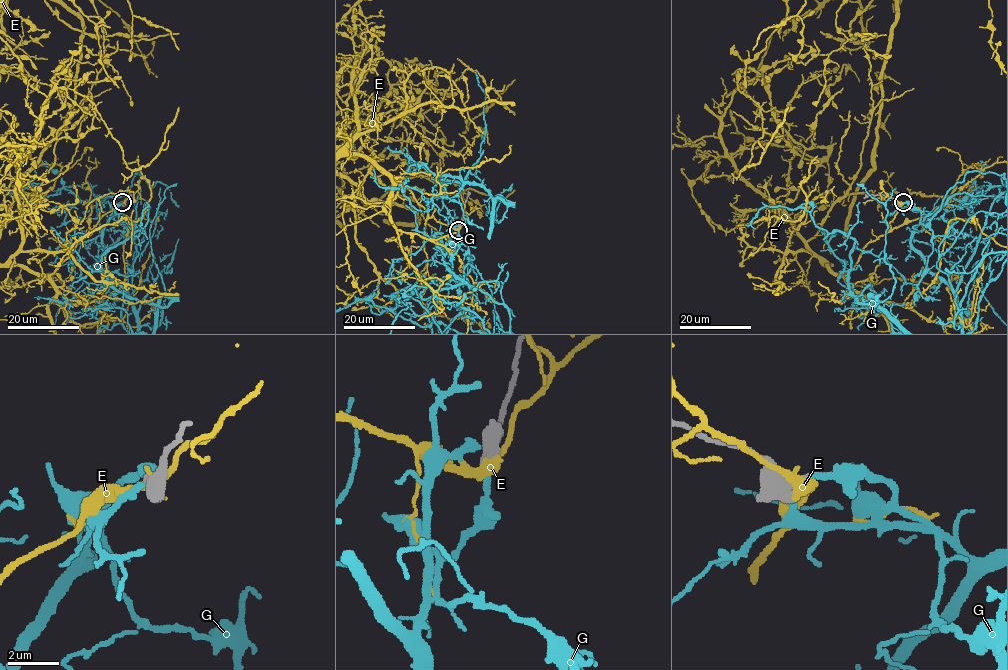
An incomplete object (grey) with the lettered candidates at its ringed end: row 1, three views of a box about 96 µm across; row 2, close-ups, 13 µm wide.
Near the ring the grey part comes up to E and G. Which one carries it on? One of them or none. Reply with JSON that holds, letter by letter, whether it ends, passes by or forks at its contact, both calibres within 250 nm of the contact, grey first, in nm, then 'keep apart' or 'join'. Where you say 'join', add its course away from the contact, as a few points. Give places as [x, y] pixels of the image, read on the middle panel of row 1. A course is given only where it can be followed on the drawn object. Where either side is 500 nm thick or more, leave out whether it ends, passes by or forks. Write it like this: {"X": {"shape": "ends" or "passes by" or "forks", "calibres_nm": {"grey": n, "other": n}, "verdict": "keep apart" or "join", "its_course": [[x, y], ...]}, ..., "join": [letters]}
{"E": {"calibres_nm": {"grey": 650, "other": 460}, "verdict": "keep apart"}, "G": {"shape": "passes by", "calibres_nm": {"grey": 260, "other": 170}, "verdict": "join"}, "join": ["G"]}

